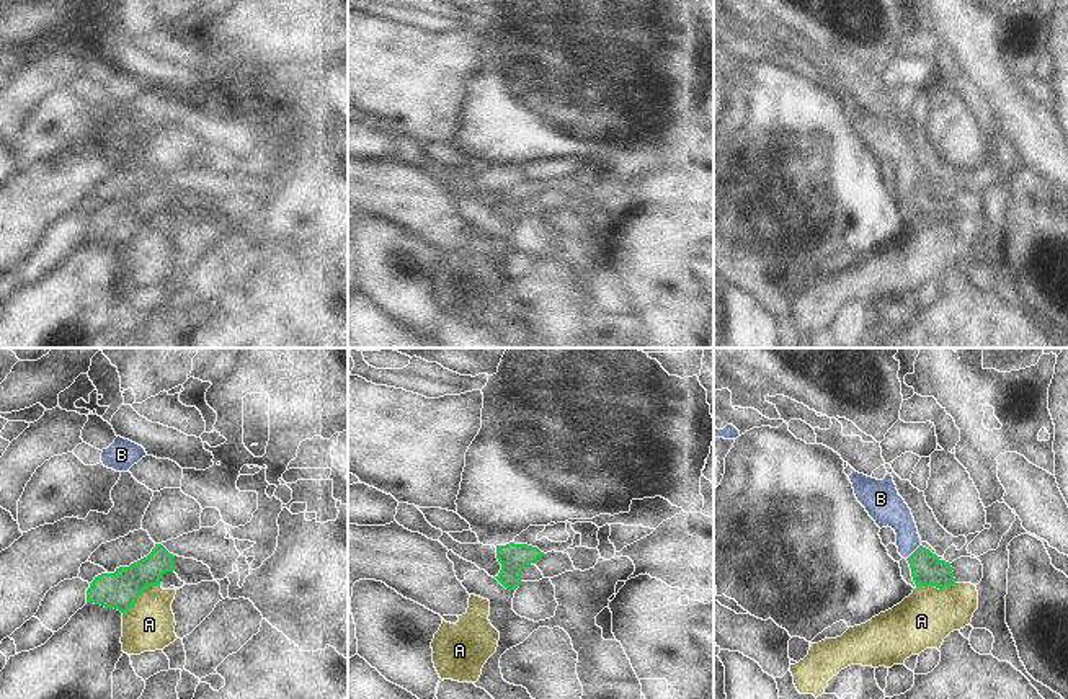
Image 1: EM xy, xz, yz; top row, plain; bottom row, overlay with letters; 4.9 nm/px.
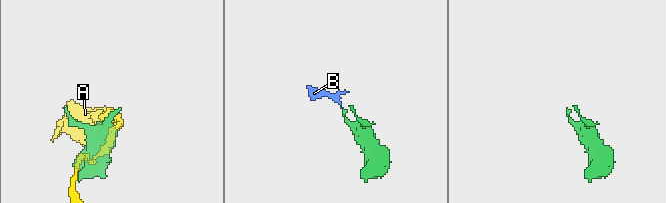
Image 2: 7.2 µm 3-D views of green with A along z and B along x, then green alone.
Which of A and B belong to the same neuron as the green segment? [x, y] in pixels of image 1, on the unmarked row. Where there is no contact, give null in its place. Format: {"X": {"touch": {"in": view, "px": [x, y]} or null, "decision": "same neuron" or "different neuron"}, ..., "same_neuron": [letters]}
{"A": {"touch": {"in": "xy", "px": [139, 229]}, "decision": "different neuron"}, "B": {"touch": {"in": "yz", "px": [913, 186]}, "decision": "same neuron"}, "same_neuron": ["B"]}

